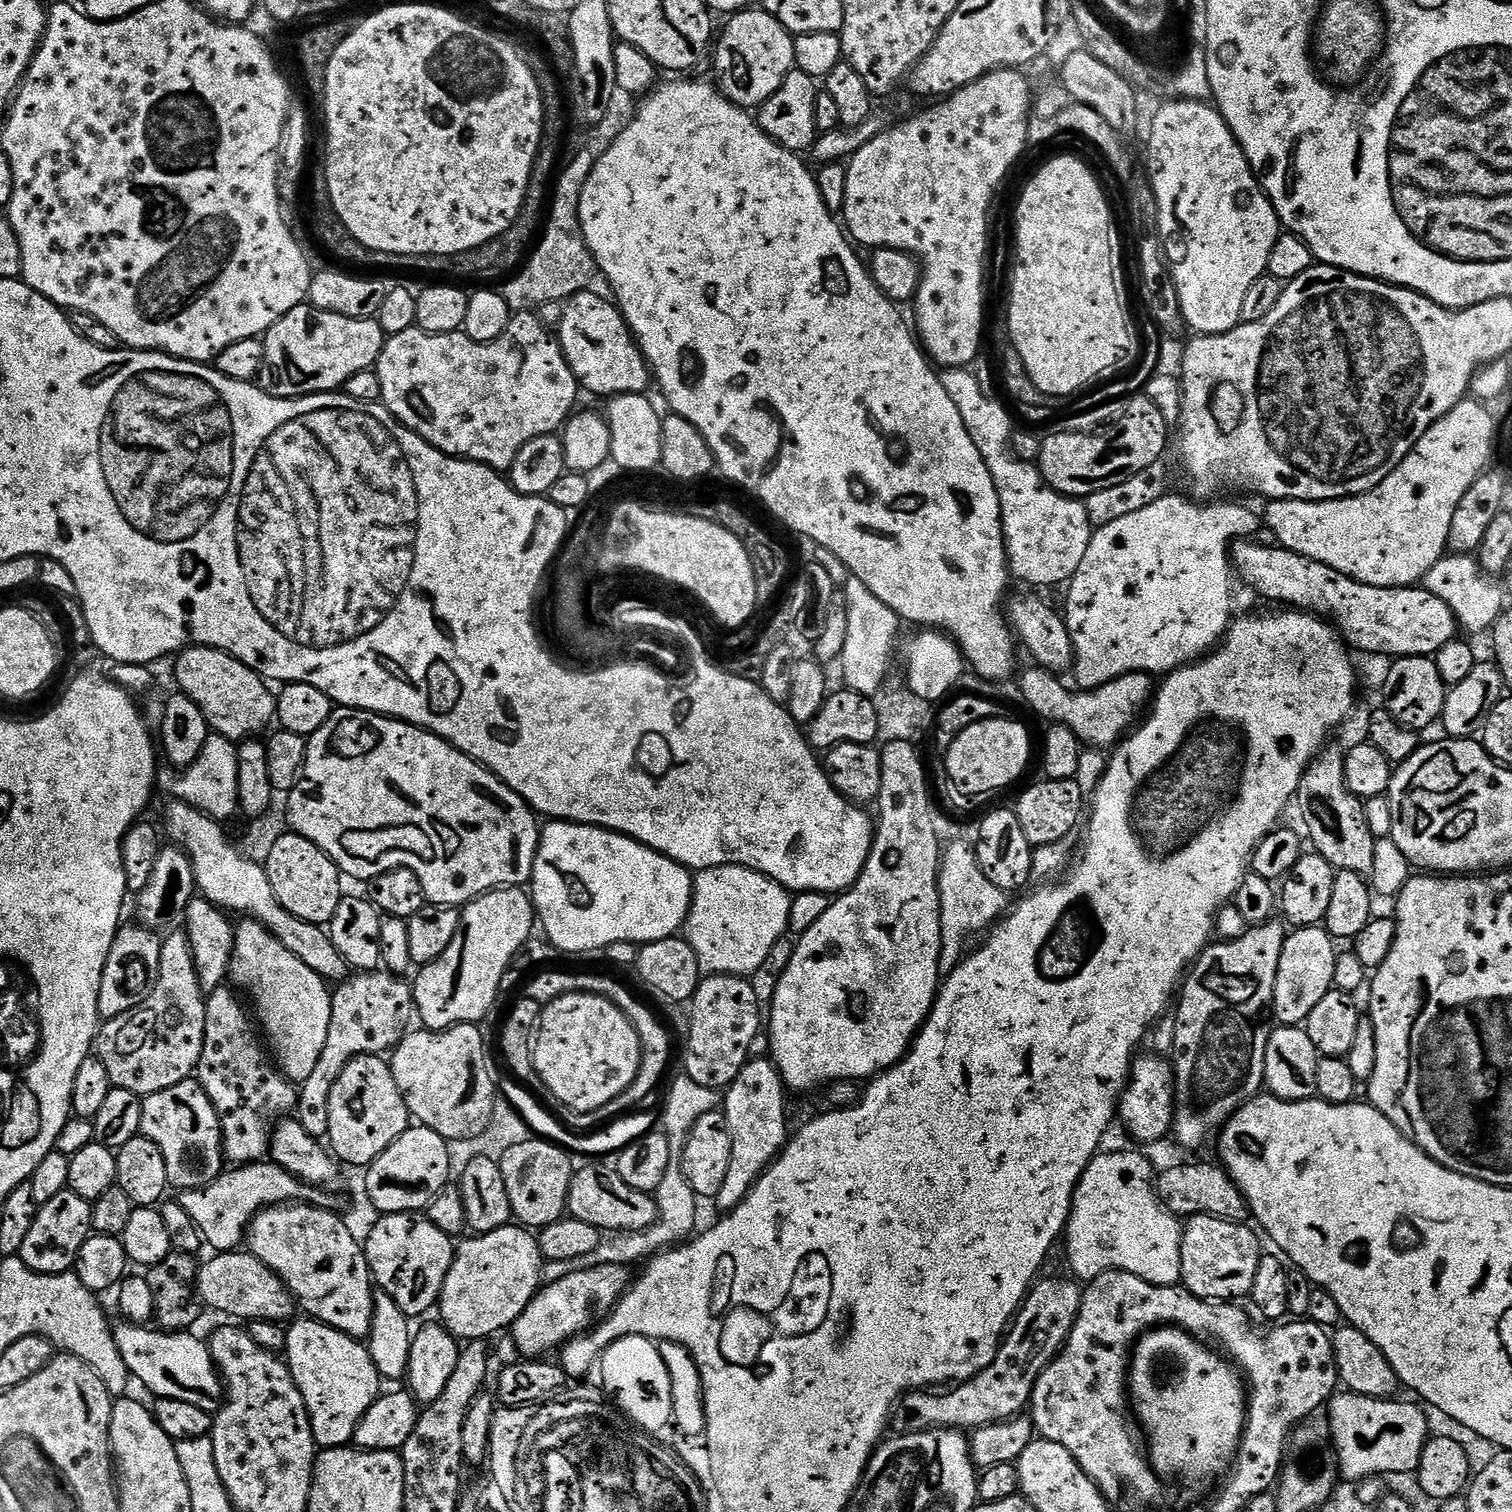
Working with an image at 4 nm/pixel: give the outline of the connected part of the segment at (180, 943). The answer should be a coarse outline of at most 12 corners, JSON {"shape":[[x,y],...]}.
{"shape":[[187,931],[162,940],[158,986],[103,1021],[114,1088],[193,1079],[206,993]]}

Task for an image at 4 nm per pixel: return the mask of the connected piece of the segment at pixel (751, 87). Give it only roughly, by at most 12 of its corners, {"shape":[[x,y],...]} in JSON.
{"shape":[[760,6],[729,15],[714,83],[759,109],[796,68],[794,37]]}

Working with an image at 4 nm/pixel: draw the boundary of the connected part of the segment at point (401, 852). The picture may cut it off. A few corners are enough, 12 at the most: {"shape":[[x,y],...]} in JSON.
{"shape":[[337,707],[291,831],[430,904],[532,879],[541,821],[427,728]]}

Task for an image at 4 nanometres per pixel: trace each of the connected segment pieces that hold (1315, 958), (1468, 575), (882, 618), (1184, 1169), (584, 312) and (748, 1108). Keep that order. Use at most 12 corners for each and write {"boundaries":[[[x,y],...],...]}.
{"boundaries":[[[1323,926],[1285,935],[1270,1009],[1303,1025],[1333,991],[1337,941]],[[1450,554],[1422,586],[1457,625],[1487,633],[1503,615],[1501,590],[1468,554]],[[866,582],[846,594],[842,657],[851,691],[872,697],[889,679],[902,621]],[[1176,1164],[1159,1173],[1161,1202],[1181,1218],[1249,1219],[1223,1167]],[[585,290],[560,316],[577,385],[649,391],[650,369],[613,301]],[[749,1059],[722,1096],[729,1173],[714,1197],[744,1203],[787,1143],[784,1079]]]}

